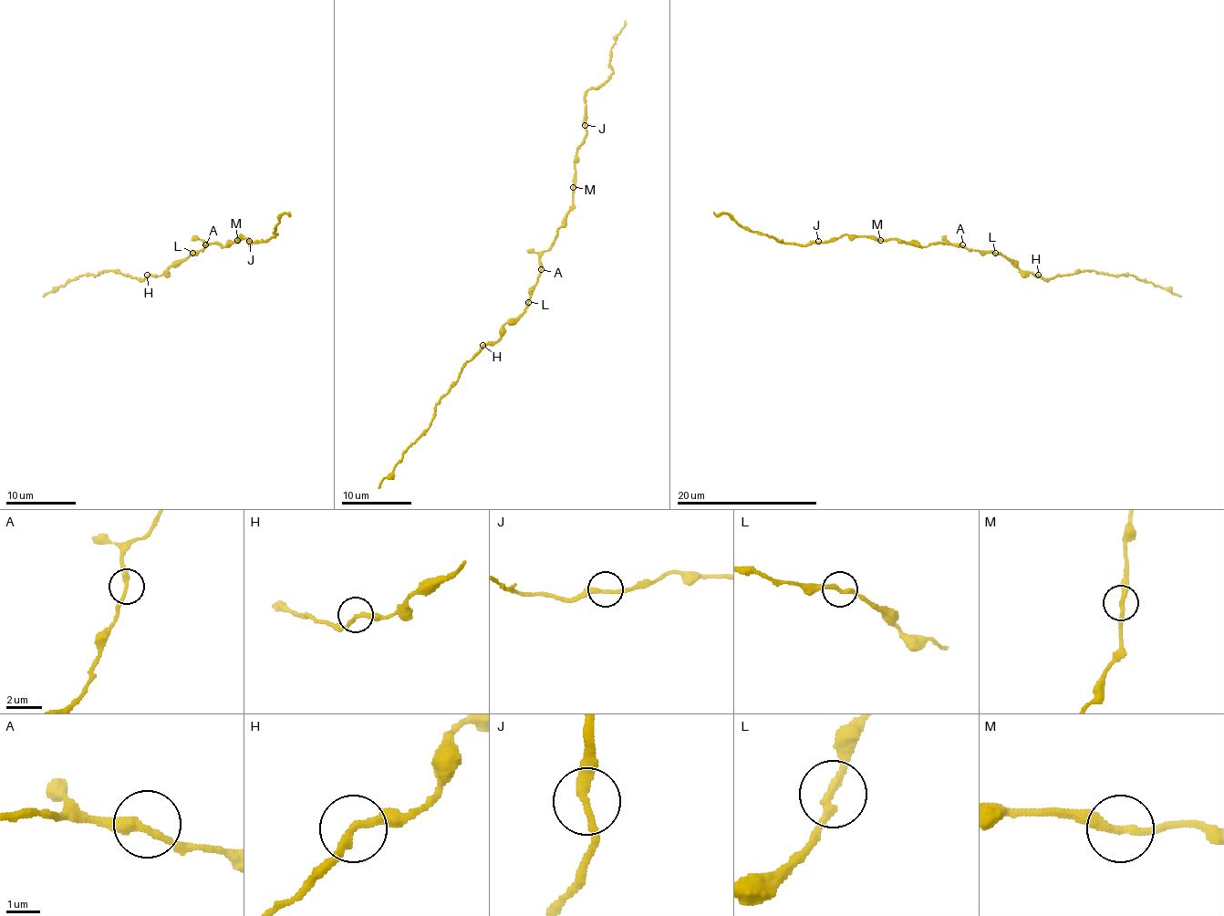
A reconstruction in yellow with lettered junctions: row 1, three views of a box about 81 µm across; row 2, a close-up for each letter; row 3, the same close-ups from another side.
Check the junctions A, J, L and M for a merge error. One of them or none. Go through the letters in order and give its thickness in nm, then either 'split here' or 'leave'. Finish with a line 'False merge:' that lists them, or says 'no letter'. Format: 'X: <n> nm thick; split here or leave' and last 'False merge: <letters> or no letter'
A: 280 nm thick; leave
J: 240 nm thick; leave
L: 240 nm thick; leave
M: 240 nm thick; leave
False merge: no letter

